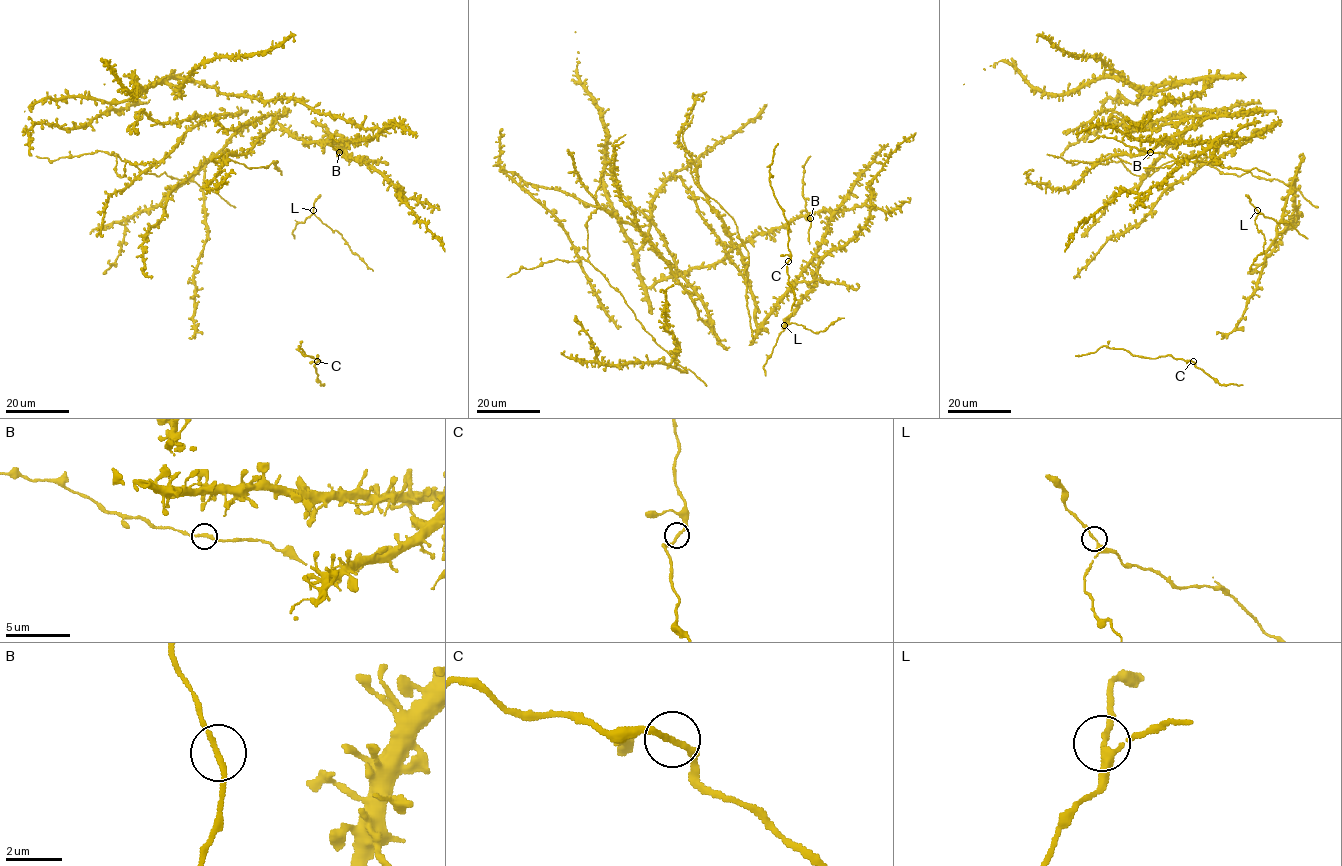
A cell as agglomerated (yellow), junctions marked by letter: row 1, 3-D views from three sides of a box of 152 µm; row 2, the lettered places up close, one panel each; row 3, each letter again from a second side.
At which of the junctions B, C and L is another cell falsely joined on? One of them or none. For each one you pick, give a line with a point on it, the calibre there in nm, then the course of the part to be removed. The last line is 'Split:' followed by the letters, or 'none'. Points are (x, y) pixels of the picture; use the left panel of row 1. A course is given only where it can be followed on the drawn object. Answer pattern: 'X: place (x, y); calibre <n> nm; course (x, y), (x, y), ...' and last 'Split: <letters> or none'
Split: none

